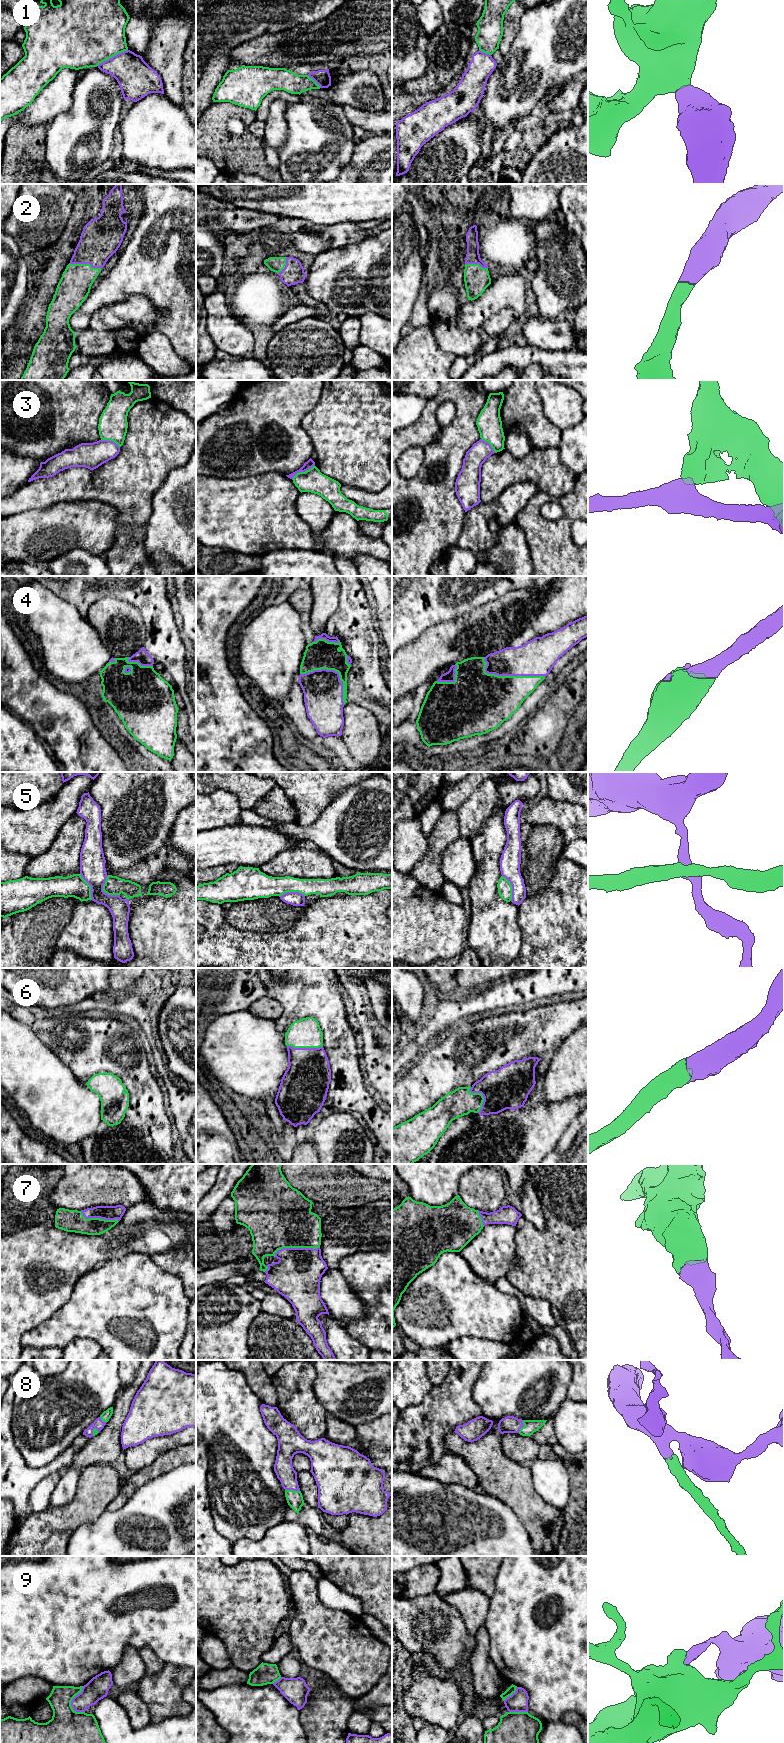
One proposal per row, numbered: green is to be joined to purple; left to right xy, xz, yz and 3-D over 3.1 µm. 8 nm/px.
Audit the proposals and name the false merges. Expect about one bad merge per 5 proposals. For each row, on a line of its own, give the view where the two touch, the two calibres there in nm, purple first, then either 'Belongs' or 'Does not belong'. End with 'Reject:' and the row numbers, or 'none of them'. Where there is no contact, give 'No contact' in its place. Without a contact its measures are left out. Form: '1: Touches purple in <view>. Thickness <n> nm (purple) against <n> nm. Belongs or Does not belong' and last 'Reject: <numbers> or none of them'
1: Touches purple in xy. Thickness 300 nm (purple) against 500 nm. Does not belong
2: Touches purple in xy. Thickness 320 nm (purple) against 260 nm. Belongs
3: Touches purple in xz. Thickness 70 nm (purple) against 190 nm. Does not belong
4: Touches purple in yz. Thickness 280 nm (purple) against 420 nm. Belongs
5: Touches purple in xy. Thickness 200 nm (purple) against 150 nm. Does not belong
6: Touches purple in xz. Thickness 360 nm (purple) against 240 nm. Belongs
7: Touches purple in xz. Thickness 380 nm (purple) against 440 nm. Belongs
8: Touches purple in xz. Thickness 150 nm (purple) against 130 nm. Belongs
9: Touches purple in xy. Thickness 180 nm (purple) against 280 nm. Does not belong
Reject: 1, 3, 5, 9

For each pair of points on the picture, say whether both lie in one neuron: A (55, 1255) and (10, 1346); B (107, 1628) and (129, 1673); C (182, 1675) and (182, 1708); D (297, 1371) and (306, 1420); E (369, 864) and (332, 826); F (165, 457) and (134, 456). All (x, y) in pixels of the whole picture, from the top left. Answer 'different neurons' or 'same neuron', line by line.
A: same neuron
B: different neurons
C: same neuron
D: same neuron
E: same neuron
F: same neuron

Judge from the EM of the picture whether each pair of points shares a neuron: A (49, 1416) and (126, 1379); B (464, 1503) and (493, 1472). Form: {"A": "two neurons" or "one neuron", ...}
{"A": "two neurons", "B": "two neurons"}

